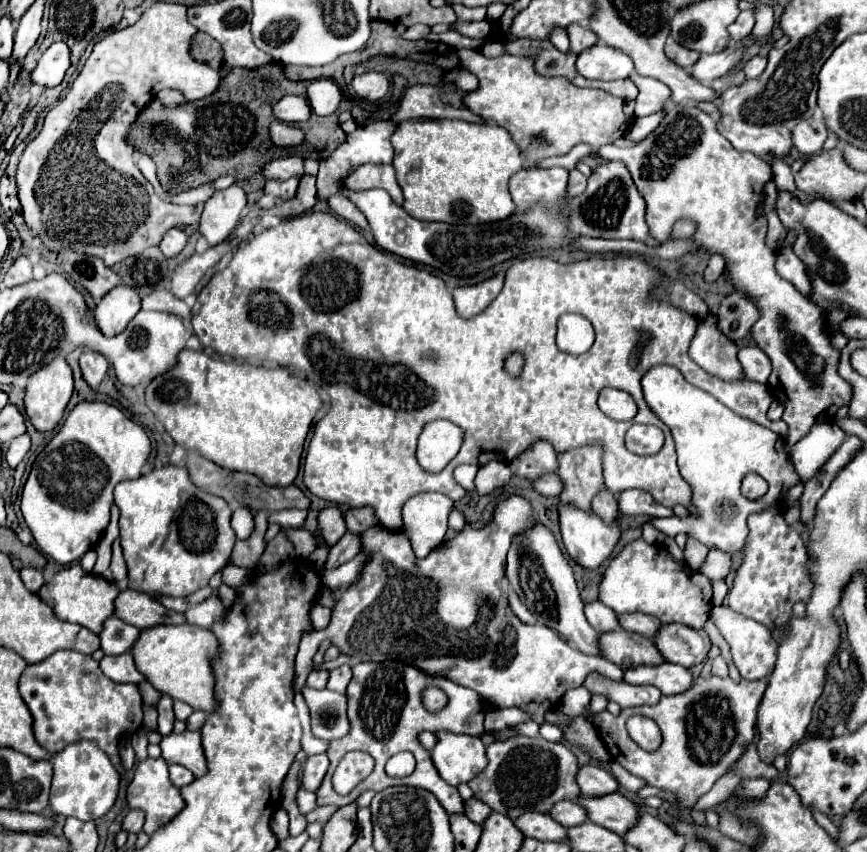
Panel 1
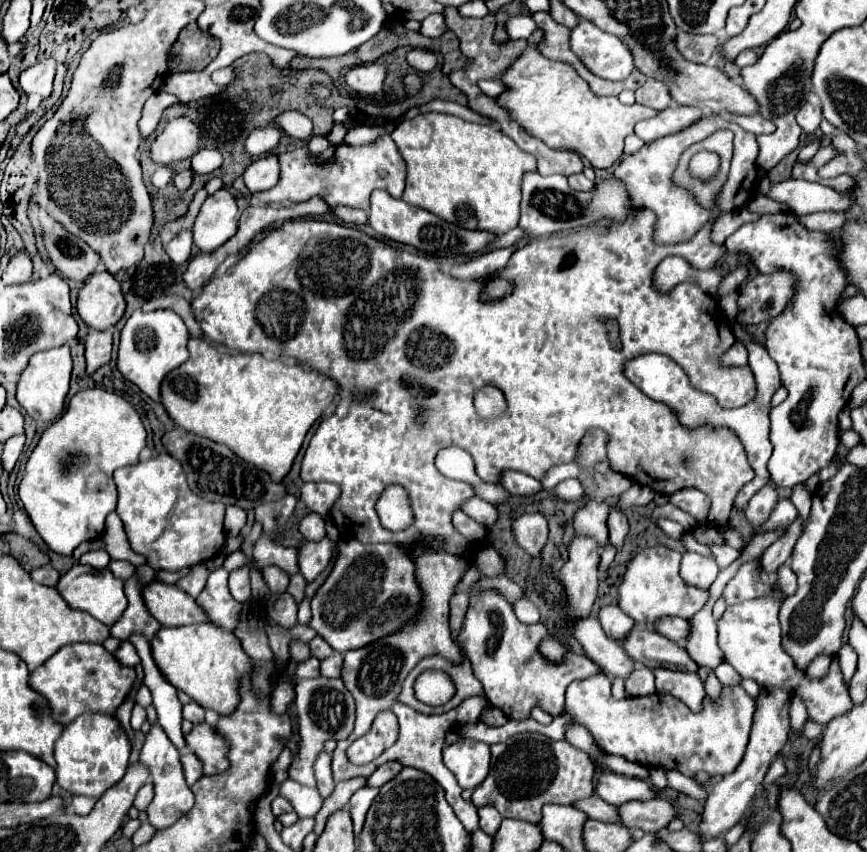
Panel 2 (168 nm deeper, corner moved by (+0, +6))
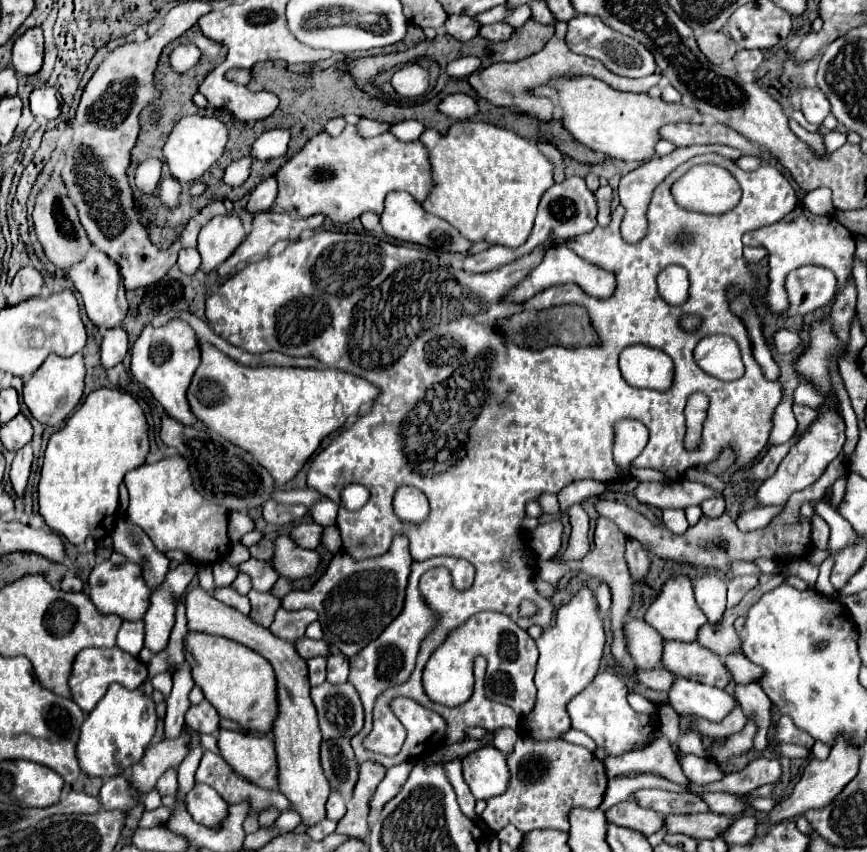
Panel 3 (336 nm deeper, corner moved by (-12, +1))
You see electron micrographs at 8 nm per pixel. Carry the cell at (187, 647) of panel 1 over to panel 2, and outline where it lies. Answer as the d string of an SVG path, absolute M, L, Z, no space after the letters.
M210 622L194 626L160 628L150 642L152 658L160 672L178 690L186 692L202 708L210 708L218 714L230 714L238 704L238 680L252 670L252 660L242 650L234 632L216 628Z

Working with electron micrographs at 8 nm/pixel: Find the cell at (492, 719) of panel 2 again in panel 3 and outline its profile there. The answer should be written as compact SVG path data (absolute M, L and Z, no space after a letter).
M502 727L496 731L496 737L494 737L494 747L500 749L504 755L512 753L514 751L514 743L518 739L518 731L516 729L510 729L510 727Z

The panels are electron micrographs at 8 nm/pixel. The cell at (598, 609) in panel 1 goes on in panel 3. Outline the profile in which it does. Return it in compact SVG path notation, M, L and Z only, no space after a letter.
M630 619L626 623L626 639L628 651L632 653L638 669L654 669L662 661L662 645L664 641L646 621Z

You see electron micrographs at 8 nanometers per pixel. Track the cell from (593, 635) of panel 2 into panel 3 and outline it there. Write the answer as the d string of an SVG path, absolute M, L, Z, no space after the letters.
M662 665L656 667L656 669L652 669L652 671L640 671L638 669L636 677L638 677L638 681L642 685L646 685L646 687L650 687L654 691L670 691L670 687L676 681L676 675L670 673L668 669L664 669Z

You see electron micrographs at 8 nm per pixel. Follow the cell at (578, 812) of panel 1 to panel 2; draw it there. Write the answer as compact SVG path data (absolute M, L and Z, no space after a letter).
M590 796L590 798L584 798L584 800L576 800L572 804L576 810L584 812L588 818L592 820L602 820L602 822L610 822L616 818L618 822L618 814L616 814L616 806L600 800L598 796Z

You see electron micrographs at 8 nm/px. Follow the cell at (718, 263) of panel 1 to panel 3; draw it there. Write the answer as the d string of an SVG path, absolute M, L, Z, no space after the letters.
M822 187L806 193L804 197L804 207L814 213L814 215L834 215L834 205L832 205L832 191Z

